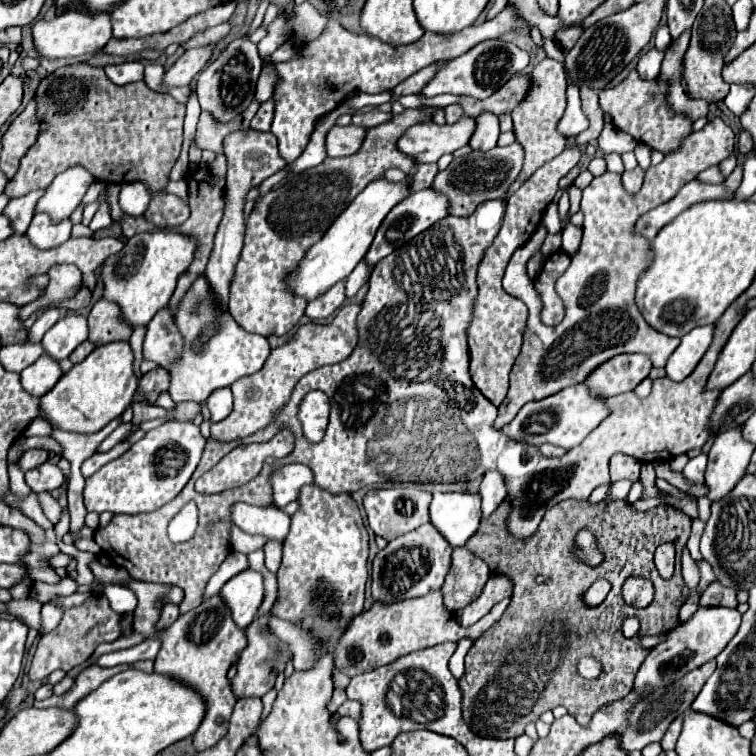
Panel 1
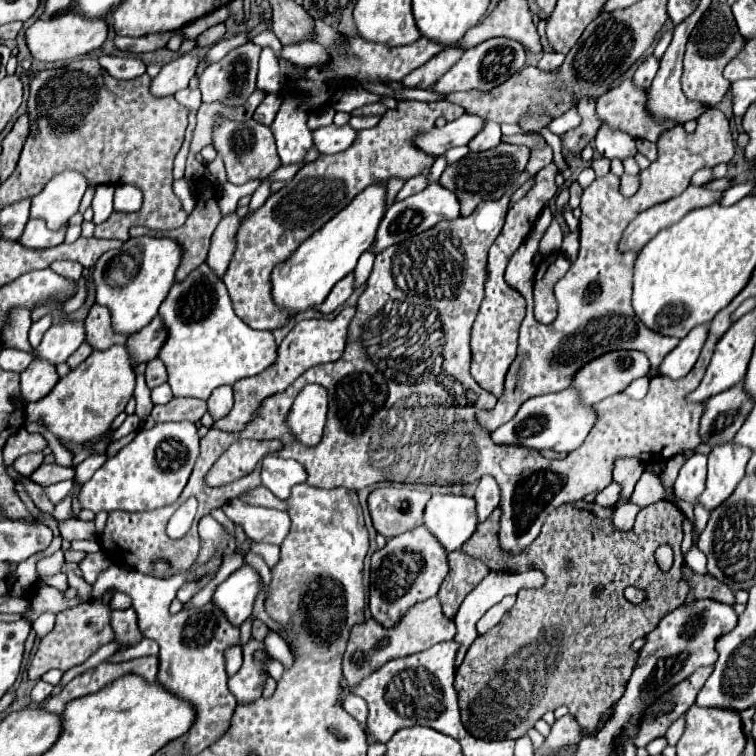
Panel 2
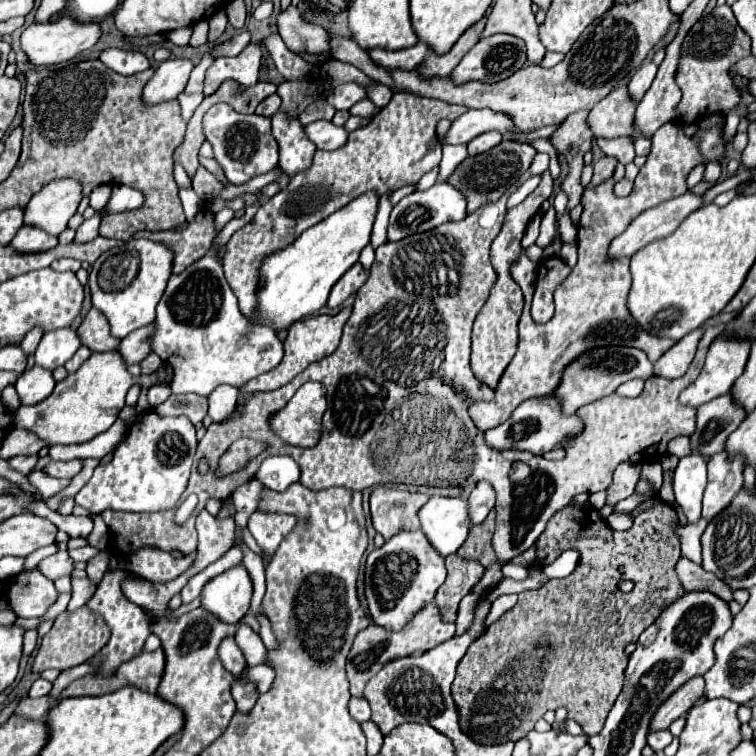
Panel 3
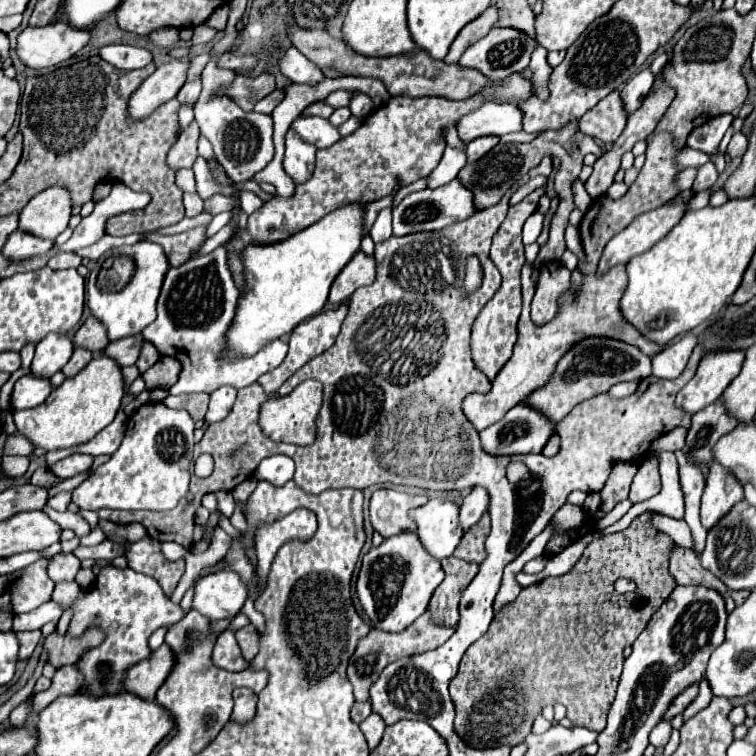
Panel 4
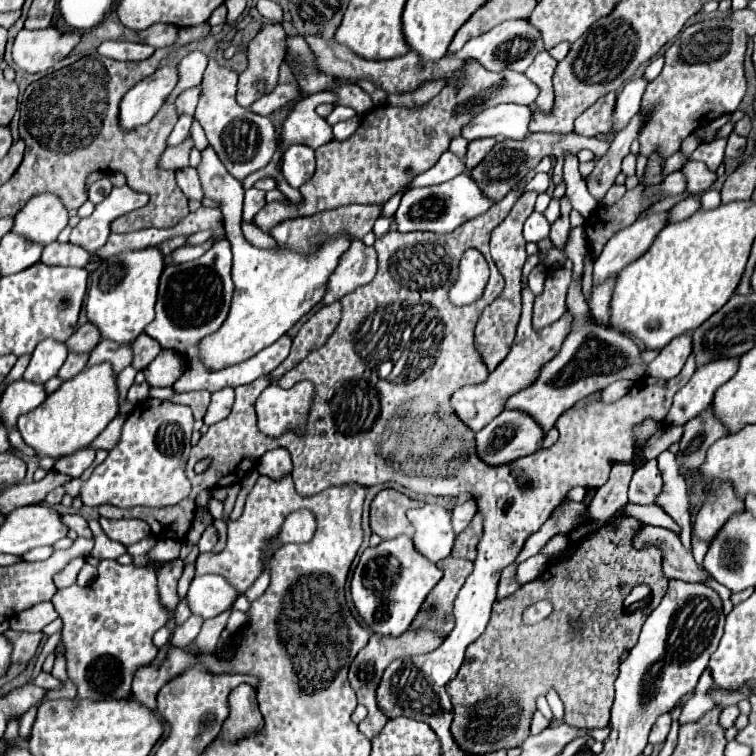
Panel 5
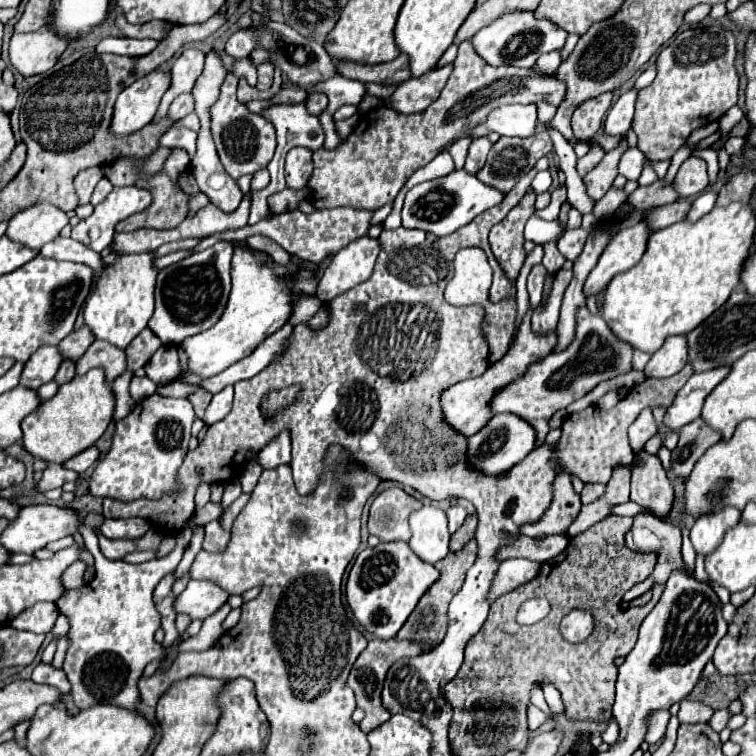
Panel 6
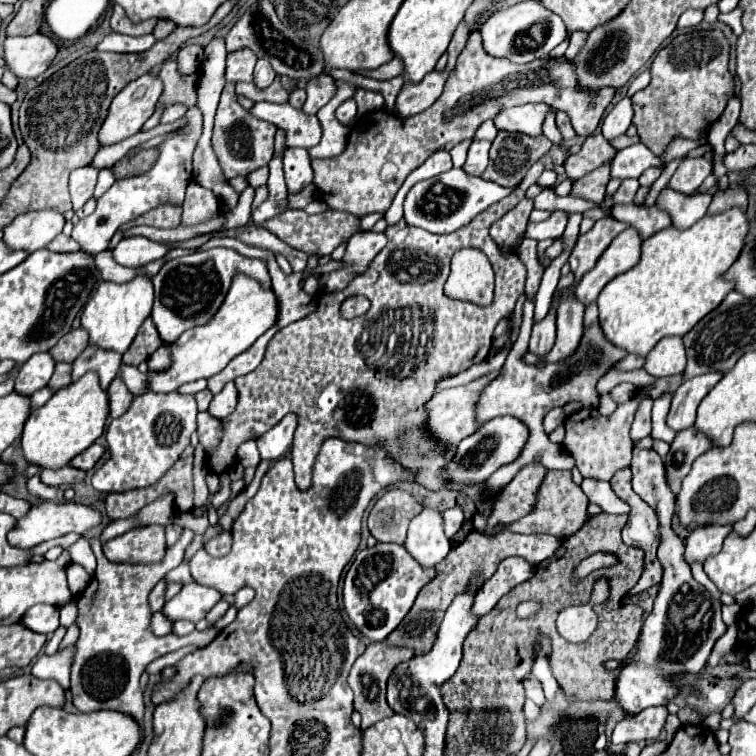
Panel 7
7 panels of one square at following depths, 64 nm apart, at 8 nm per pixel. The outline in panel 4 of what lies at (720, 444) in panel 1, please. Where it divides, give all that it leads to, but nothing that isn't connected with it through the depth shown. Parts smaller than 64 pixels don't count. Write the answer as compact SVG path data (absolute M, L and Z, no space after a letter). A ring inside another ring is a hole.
M712 464L700 506L702 526L712 530L740 500L744 500L740 482L730 472L724 472L720 464Z

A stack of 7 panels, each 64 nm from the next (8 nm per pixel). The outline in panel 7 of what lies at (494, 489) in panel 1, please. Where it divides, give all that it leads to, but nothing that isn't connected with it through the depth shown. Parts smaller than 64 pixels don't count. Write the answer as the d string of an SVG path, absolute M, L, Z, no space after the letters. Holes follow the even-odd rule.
M450 508L450 510L444 510L442 512L442 518L444 518L444 532L448 538L452 538L464 524L464 514L460 508Z

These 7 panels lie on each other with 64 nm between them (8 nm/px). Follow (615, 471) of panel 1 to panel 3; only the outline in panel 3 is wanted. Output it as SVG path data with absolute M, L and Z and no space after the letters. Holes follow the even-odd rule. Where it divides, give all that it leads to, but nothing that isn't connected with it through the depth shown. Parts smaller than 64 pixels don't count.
M620 462L614 470L614 480L607 488L607 504L614 506L634 492L636 480L640 476L638 462Z

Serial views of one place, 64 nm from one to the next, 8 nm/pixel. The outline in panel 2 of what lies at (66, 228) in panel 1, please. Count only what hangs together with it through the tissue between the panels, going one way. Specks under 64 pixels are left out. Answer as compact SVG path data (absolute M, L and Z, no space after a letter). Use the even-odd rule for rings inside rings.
M28 220L28 224L26 224L18 242L24 248L34 248L34 250L52 248L52 246L58 246L64 240L64 230L66 230L66 226L62 230L52 232L52 230L46 228L46 224L42 220Z

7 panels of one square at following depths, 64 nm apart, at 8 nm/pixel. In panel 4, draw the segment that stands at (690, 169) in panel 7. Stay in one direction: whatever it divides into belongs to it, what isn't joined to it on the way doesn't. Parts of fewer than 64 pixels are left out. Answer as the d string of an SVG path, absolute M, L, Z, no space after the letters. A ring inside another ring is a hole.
M708 162L704 166L698 166L698 172L696 172L696 180L692 184L692 190L694 192L702 192L702 190L710 188L716 182L716 178L718 178L718 172L716 172L716 168L714 168L712 162Z

